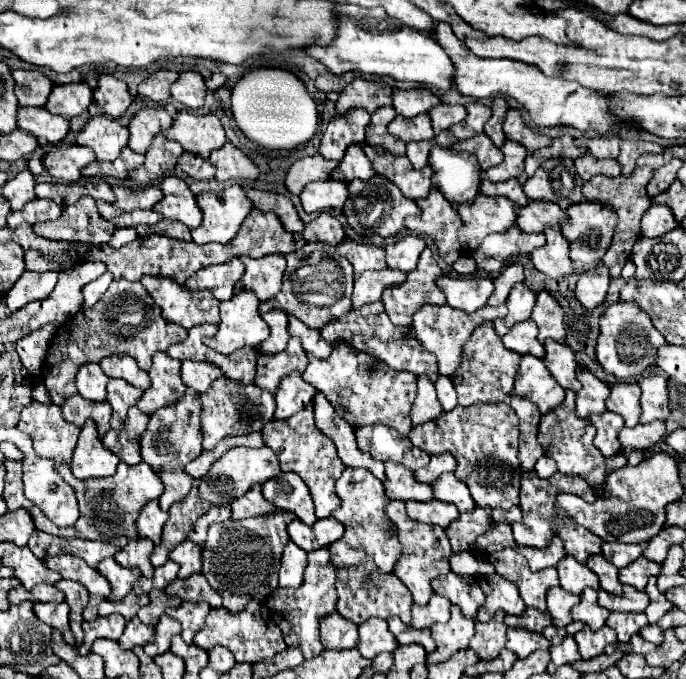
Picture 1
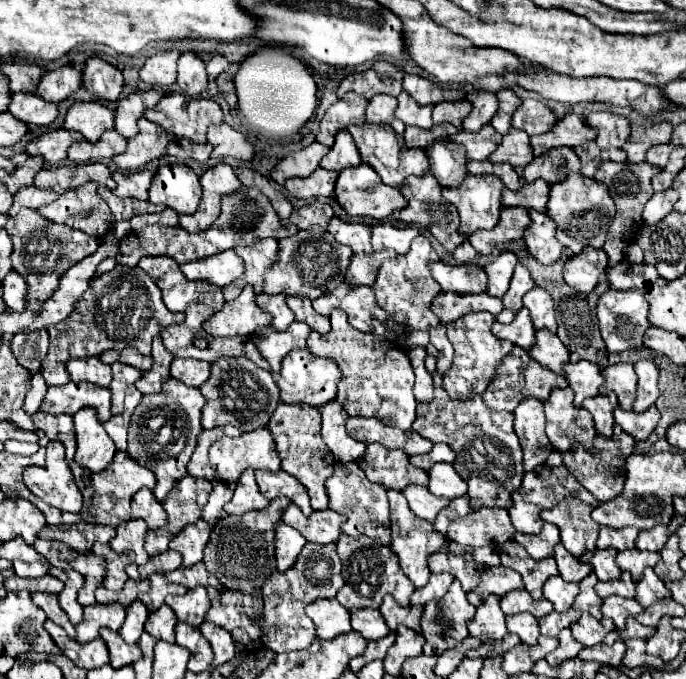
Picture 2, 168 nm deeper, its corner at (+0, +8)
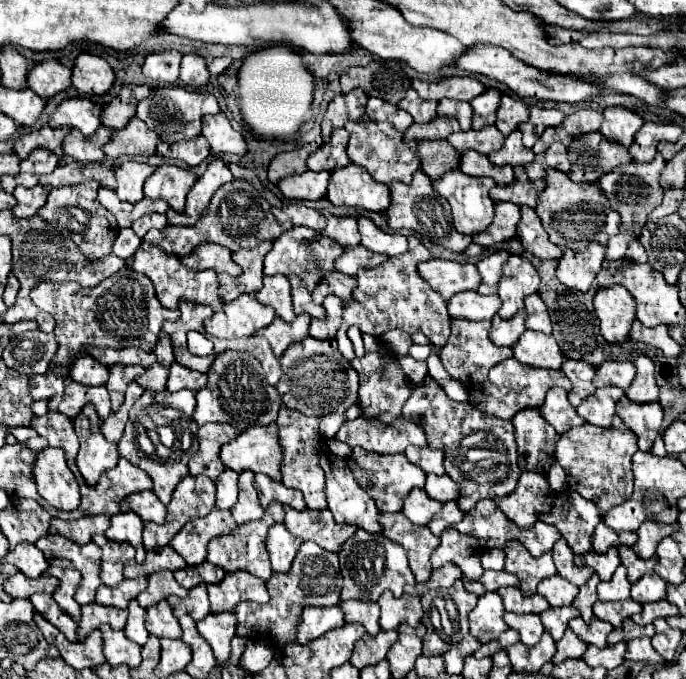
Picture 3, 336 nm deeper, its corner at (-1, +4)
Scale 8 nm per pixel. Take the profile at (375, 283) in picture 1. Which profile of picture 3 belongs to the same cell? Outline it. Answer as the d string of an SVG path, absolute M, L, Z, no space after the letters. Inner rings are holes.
M361 244L357 246L349 246L343 250L343 254L335 260L335 270L347 274L347 276L355 276L355 272L359 268L371 268L379 266L388 259L386 254L373 253Z

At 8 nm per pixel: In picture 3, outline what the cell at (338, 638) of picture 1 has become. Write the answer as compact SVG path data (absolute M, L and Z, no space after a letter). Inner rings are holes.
M339 606L303 608L301 620L297 624L297 640L295 642L307 644L333 628L341 628L343 624L345 624L345 618L343 618L343 610Z

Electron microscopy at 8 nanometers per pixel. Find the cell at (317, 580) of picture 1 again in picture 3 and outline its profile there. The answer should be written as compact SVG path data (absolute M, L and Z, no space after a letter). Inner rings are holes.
M303 542L289 572L273 572L267 580L267 590L271 600L267 604L241 602L235 606L237 612L237 636L265 640L273 646L285 646L295 642L295 628L305 606L337 606L343 588L343 578L339 572L339 558L335 552L319 548L315 542Z

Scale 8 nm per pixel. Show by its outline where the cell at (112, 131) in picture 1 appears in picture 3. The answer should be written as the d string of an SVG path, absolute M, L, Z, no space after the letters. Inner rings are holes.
M67 98L63 100L55 112L49 116L49 126L51 128L59 128L59 126L69 126L69 128L77 128L83 136L91 136L99 126L101 126L101 106L95 104L89 98Z

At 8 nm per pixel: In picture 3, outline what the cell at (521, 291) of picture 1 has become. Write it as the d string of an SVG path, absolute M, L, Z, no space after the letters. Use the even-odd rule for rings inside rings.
M511 254L509 260L503 264L499 290L497 290L503 302L499 308L499 316L503 320L509 320L511 316L515 316L515 312L523 310L523 298L535 294L539 282L541 280L535 266L529 260Z

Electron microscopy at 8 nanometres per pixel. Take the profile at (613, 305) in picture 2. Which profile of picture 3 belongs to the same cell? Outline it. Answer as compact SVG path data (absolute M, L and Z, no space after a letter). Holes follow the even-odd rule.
M617 284L599 288L593 306L601 322L601 336L609 342L627 340L627 332L635 320L635 300L631 300L631 294Z

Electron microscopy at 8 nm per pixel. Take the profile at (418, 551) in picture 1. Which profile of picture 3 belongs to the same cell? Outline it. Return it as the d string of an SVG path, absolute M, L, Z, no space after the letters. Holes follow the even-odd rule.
M401 512L395 514L379 514L379 524L383 528L383 534L403 546L407 550L409 566L415 574L417 582L425 582L431 576L431 552L439 546L439 538L431 534L427 526L417 526Z

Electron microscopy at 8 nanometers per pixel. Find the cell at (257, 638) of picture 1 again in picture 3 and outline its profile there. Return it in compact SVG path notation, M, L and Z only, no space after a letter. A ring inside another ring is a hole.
M237 570L237 572L227 572L225 580L221 584L207 585L209 602L211 602L211 612L223 612L229 608L235 608L241 600L259 600L261 596L267 594L265 580Z

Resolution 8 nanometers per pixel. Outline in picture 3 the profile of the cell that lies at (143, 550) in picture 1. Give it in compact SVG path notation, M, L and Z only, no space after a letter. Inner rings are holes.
M119 512L119 514L111 516L111 526L105 530L105 536L109 540L129 542L137 552L135 560L143 562L147 550L143 548L141 532L143 532L143 520L135 512Z

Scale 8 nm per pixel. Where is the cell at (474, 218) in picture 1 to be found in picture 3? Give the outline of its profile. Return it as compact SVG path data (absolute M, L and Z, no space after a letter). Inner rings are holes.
M451 170L445 176L437 178L433 182L433 188L451 204L453 210L453 224L463 234L475 234L483 232L487 224L491 224L491 212L493 212L493 200L489 198L489 190L495 186L495 180L491 178L471 178L459 170Z

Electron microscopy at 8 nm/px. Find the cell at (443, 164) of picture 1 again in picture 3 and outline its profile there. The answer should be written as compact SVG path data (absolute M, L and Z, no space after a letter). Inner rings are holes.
M421 140L417 144L417 154L421 160L421 170L431 176L431 180L437 180L445 172L459 166L461 154L451 148L447 140Z

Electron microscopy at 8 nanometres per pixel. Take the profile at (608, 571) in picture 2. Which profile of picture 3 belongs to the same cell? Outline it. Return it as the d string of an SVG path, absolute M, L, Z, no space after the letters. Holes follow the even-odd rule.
M609 548L607 552L603 554L597 554L597 552L589 552L585 554L583 558L583 564L585 566L591 566L595 570L595 574L599 574L601 580L609 580L615 572L615 568L621 564L619 556L617 556L617 548Z

